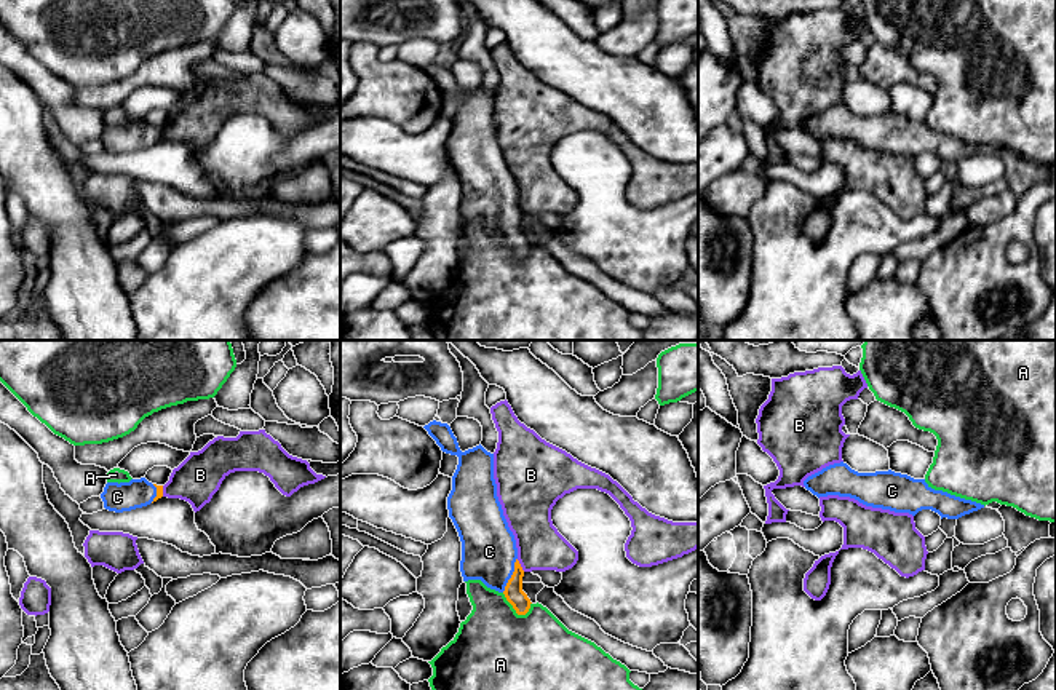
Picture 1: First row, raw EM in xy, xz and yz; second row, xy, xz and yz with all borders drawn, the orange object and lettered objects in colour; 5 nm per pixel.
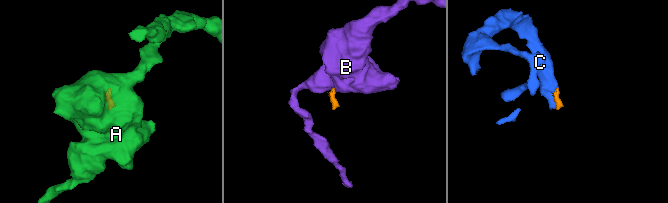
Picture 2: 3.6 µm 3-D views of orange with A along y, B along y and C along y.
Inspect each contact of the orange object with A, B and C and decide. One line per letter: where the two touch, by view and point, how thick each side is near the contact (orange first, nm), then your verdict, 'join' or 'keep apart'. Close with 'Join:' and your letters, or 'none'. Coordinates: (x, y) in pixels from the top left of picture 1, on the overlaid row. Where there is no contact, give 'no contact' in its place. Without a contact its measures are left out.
A: contact xz (513, 607); calibres 100 and 420 nm; keep apart
B: contact xz (520, 566); calibres 100 and 240 nm; keep apart
C: contact xz (512, 575); calibres 100 and 280 nm; join
Join: C

